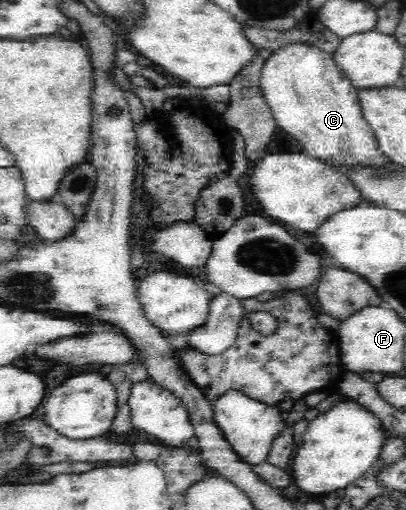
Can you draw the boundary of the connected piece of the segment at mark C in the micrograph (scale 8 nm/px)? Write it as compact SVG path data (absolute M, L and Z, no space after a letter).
M292 42L292 44L285 44L272 51L270 56L264 60L259 74L259 87L265 98L266 104L271 108L271 113L275 118L276 124L283 128L288 134L300 141L300 146L304 149L304 153L308 156L324 161L338 161L338 163L352 163L352 165L383 165L389 163L387 158L377 149L376 139L374 138L372 129L364 120L359 100L357 99L357 88L353 87L352 81L346 77L339 67L334 63L333 53L328 53L307 42Z

